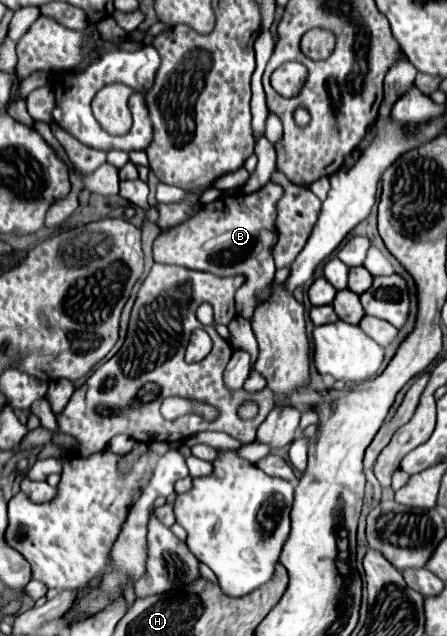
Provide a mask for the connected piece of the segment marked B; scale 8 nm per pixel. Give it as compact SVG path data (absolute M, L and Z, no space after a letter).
M265 184L253 194L227 194L215 202L203 204L203 212L199 212L199 230L185 230L185 236L159 236L153 244L153 258L155 262L167 262L167 264L179 264L191 270L205 270L213 272L217 276L235 276L243 274L247 280L243 288L235 294L235 302L251 302L251 314L255 308L265 302L271 296L271 282L275 278L275 264L273 264L273 246L277 244L277 202L283 198L285 190L279 184Z

